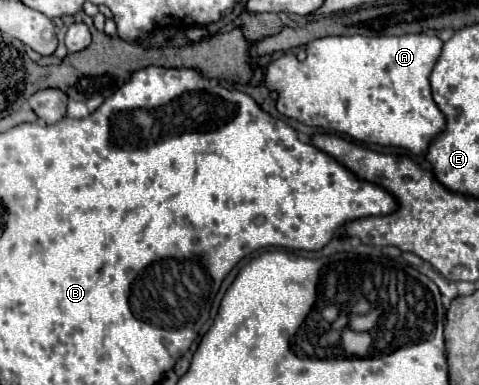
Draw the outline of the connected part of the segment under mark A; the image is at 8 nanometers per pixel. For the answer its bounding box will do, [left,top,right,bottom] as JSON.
[264,35,446,155]

